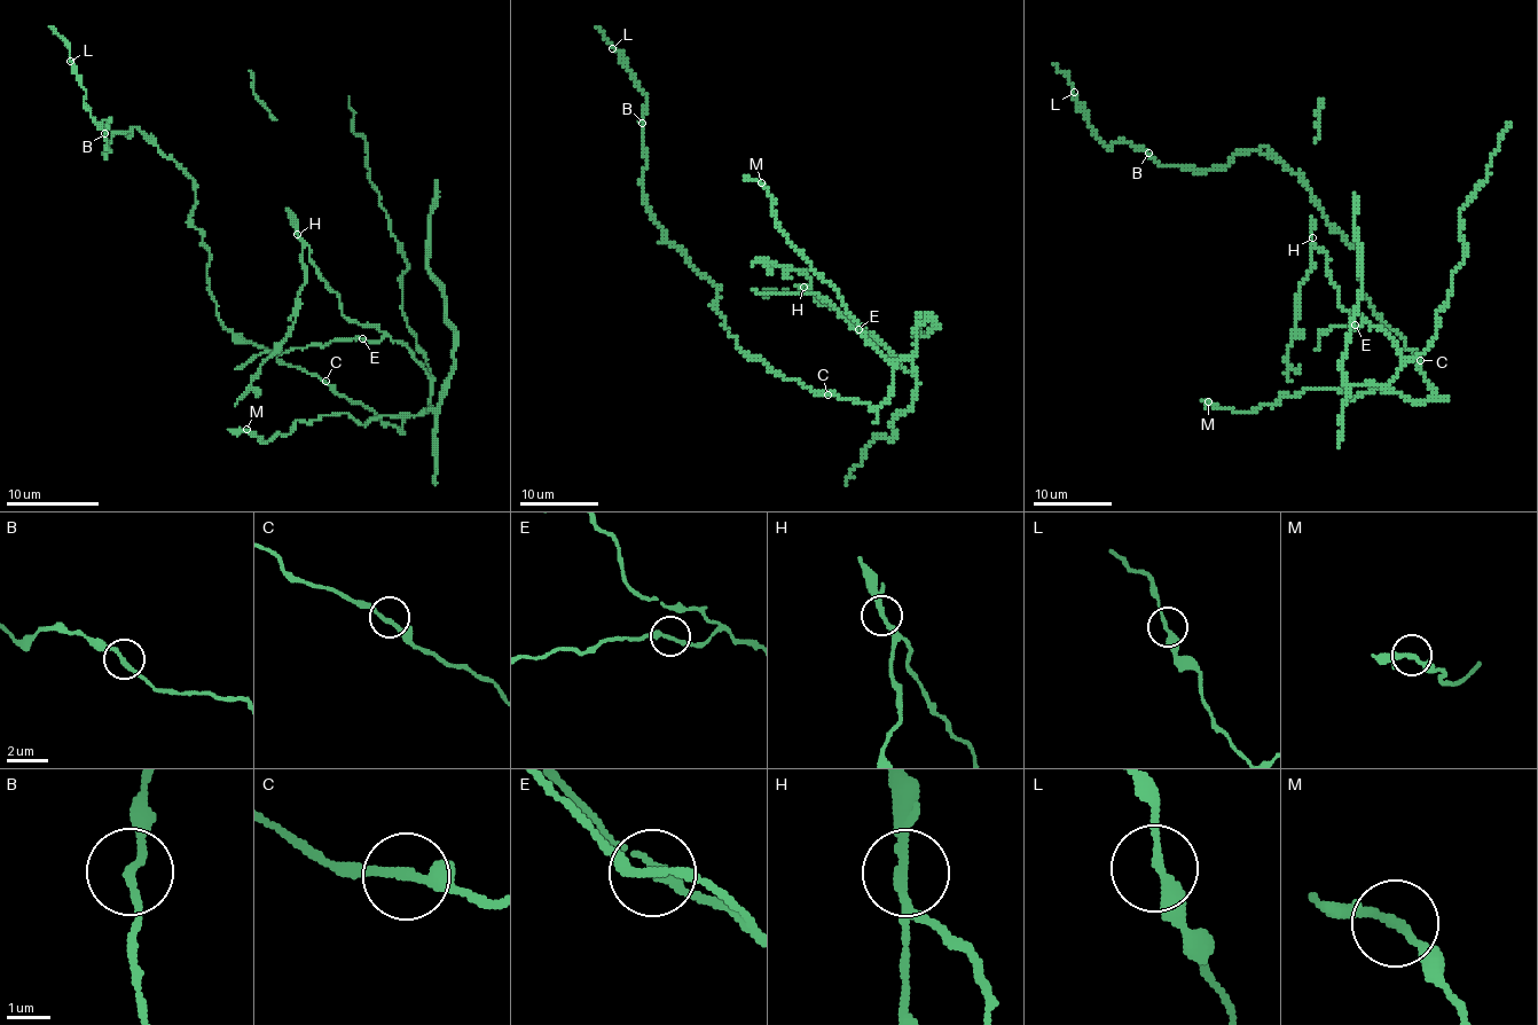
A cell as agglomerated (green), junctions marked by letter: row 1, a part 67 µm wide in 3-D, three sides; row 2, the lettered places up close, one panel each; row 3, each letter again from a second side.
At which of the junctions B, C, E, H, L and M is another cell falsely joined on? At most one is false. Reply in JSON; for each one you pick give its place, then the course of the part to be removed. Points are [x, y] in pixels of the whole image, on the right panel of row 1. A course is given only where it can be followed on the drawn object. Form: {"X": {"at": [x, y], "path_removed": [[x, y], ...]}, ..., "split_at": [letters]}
{"H": {"at": [1312, 237], "path_removed": [[1312, 237], [1310, 272], [1301, 286], [1293, 345], [1285, 360], [1291, 382]]}, "split_at": ["H"]}

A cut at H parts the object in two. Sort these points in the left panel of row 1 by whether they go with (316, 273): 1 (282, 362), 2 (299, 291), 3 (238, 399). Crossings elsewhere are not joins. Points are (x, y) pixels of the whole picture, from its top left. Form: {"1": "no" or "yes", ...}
{"1": "yes", "2": "no", "3": "no"}

